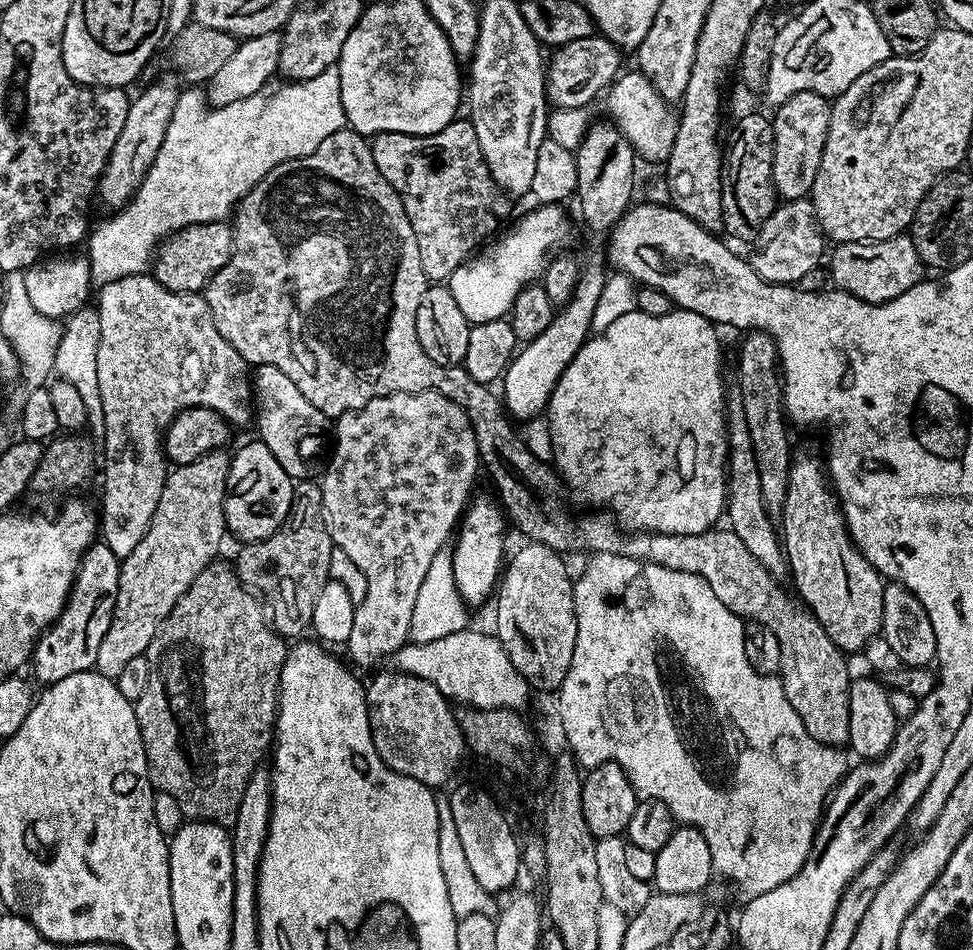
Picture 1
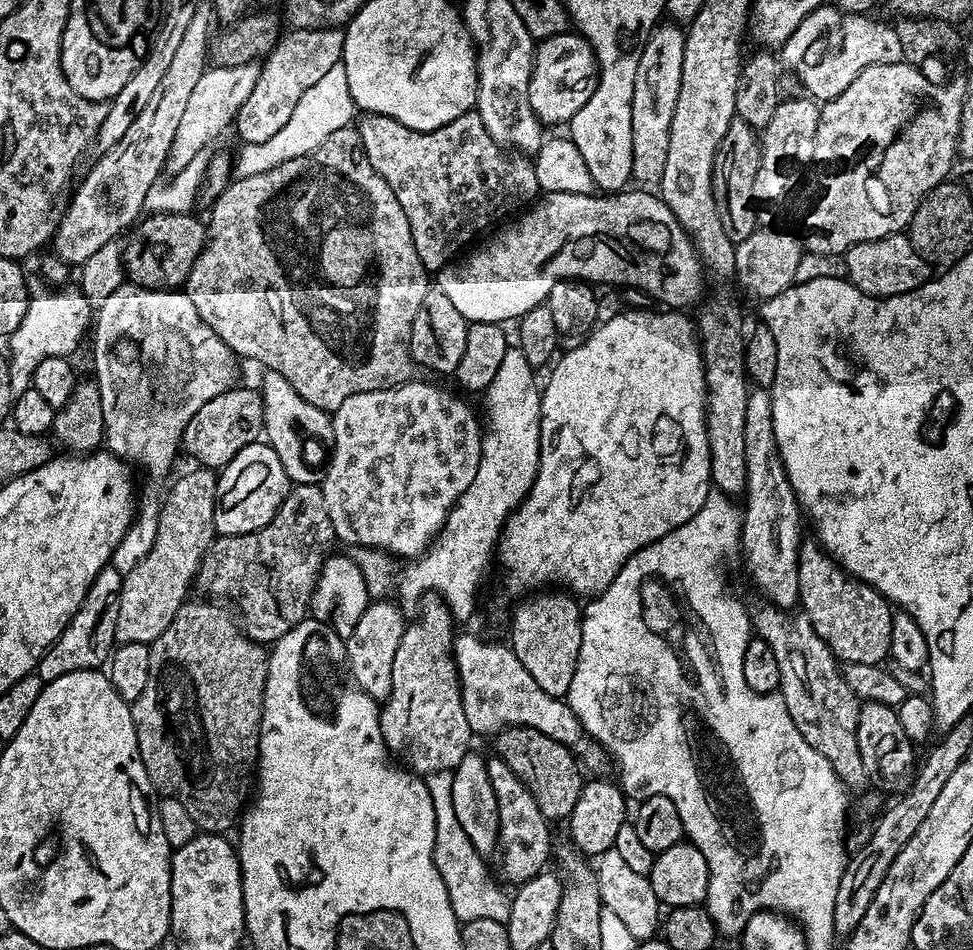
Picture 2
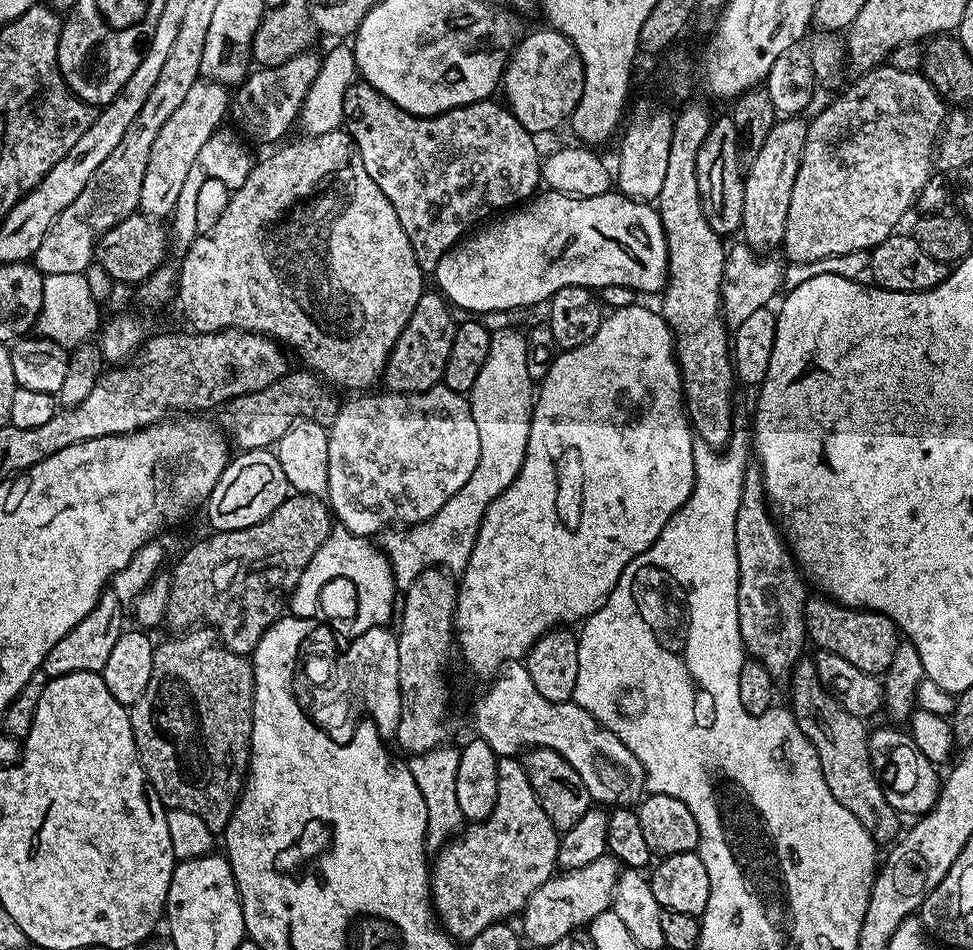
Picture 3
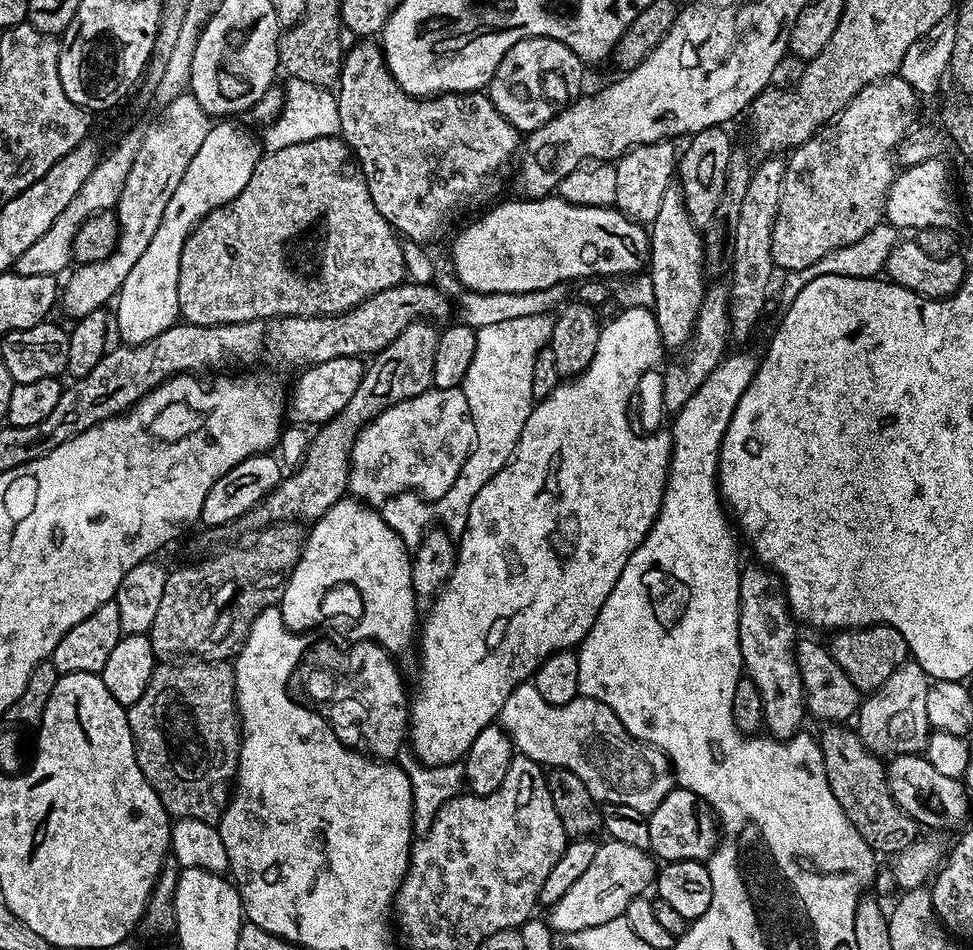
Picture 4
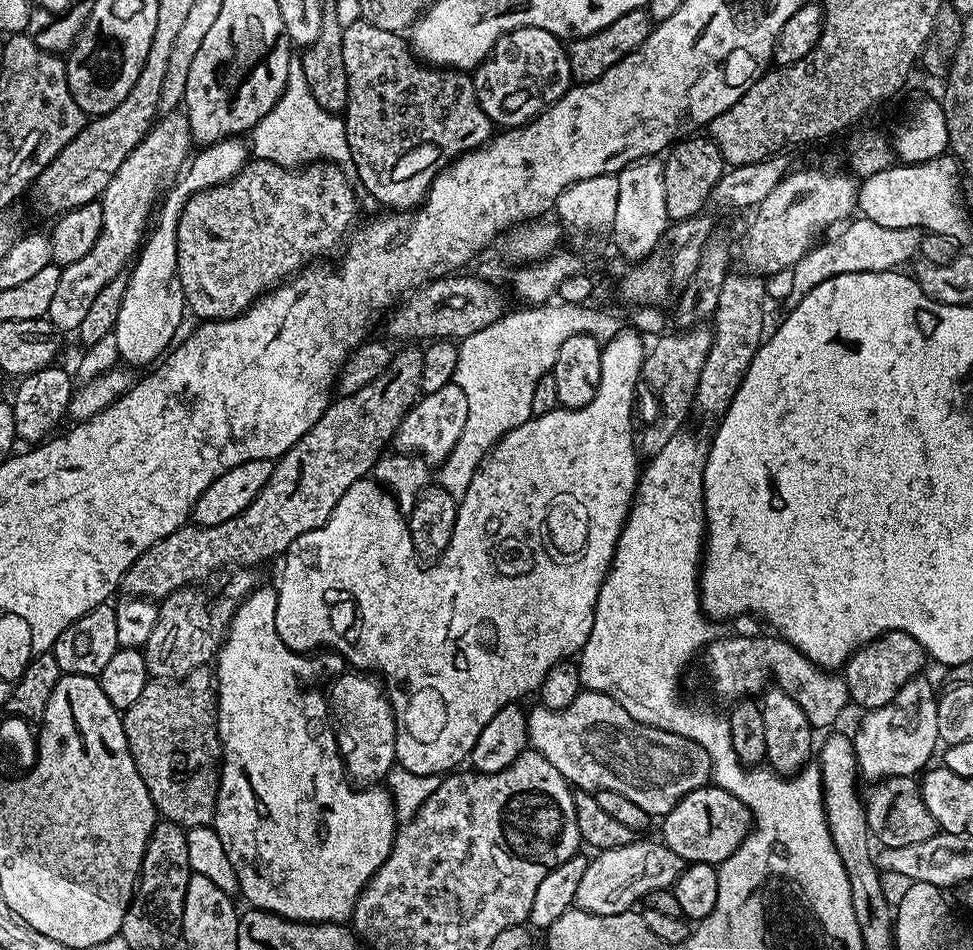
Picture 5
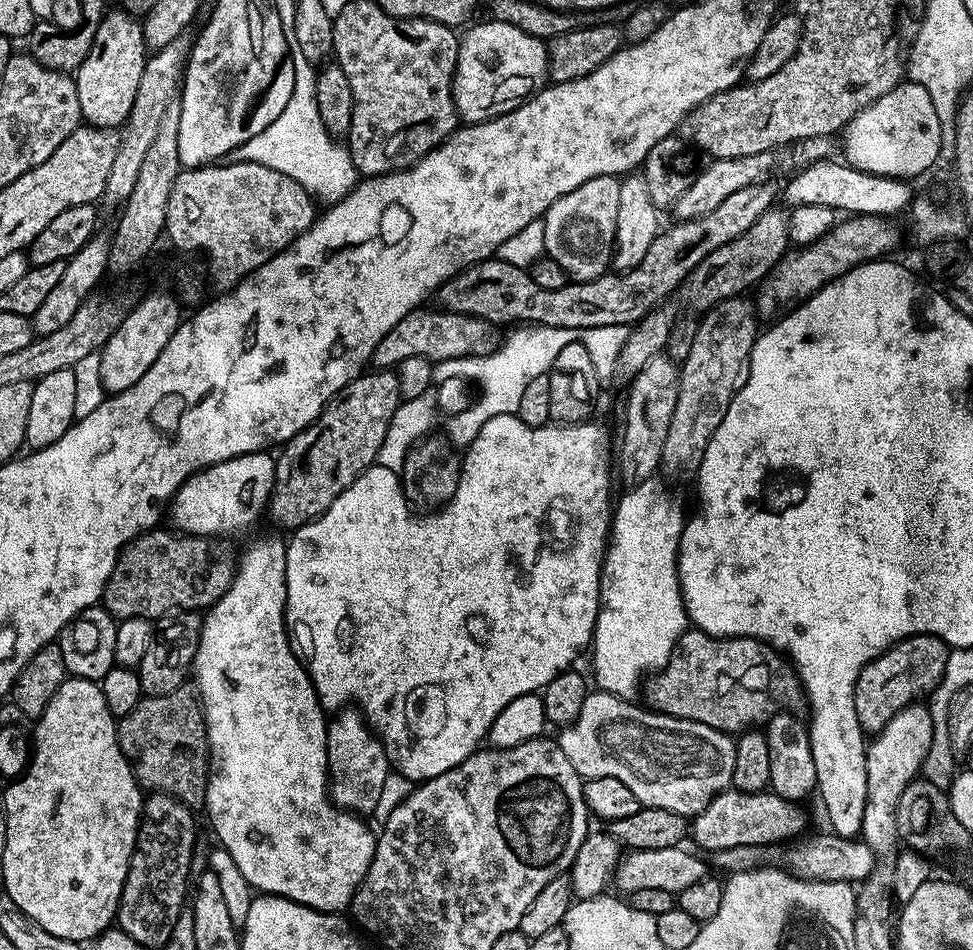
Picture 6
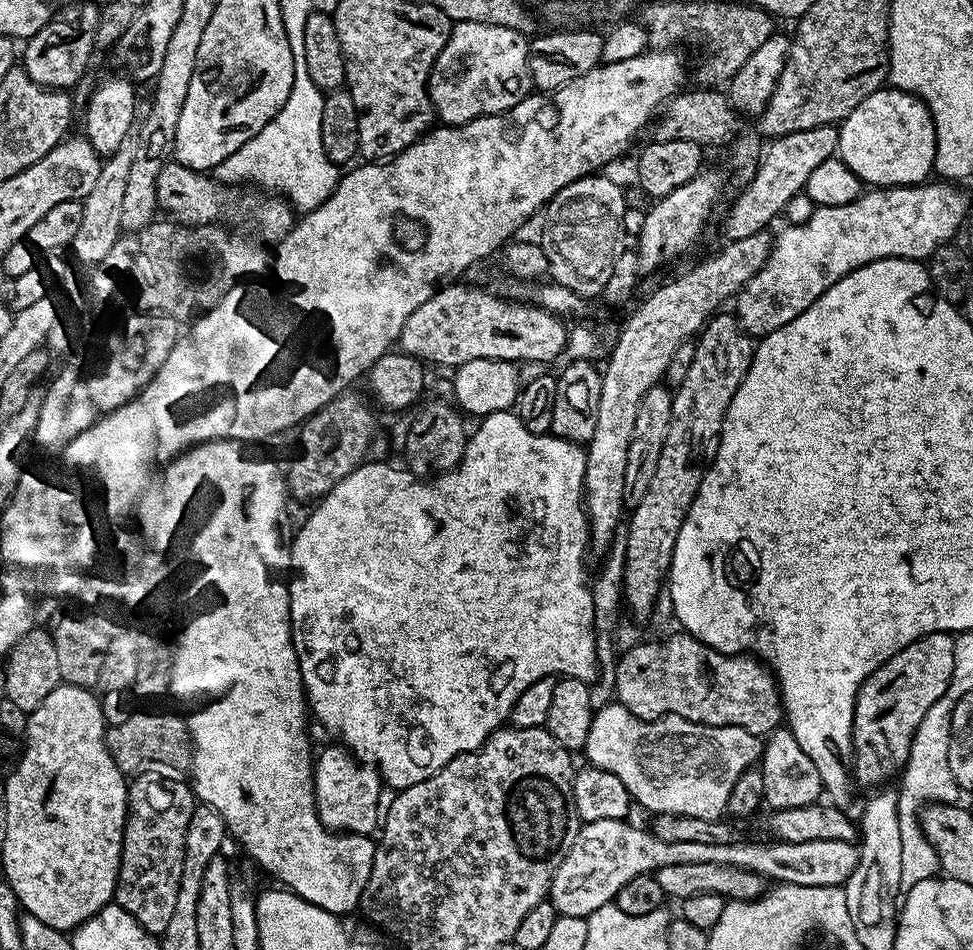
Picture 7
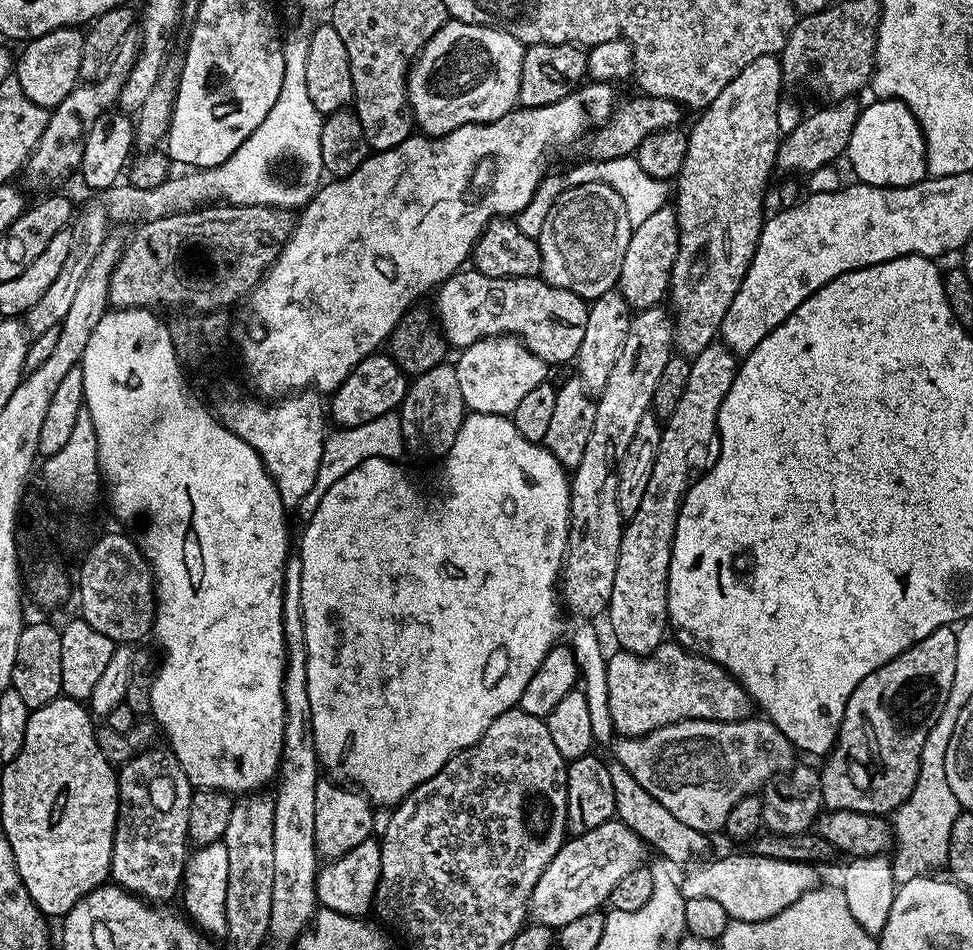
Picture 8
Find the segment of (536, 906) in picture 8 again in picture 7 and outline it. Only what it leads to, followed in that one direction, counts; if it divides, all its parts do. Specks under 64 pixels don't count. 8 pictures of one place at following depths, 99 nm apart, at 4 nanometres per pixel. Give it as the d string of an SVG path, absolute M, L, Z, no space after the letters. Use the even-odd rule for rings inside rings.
M627 819L622 820L603 820L602 822L590 822L589 824L581 823L580 833L574 838L574 846L570 846L570 850L566 854L566 858L562 858L562 866L558 866L558 870L552 879L552 885L548 887L547 899L551 900L556 908L557 913L562 916L582 916L587 918L594 910L609 907L615 901L618 890L622 890L622 886L626 886L626 882L630 882L639 876L646 876L656 873L662 866L678 866L686 862L714 862L715 864L725 864L726 866L734 866L735 868L745 868L754 874L764 877L765 881L775 882L776 884L793 884L794 886L834 886L839 888L850 878L850 874L854 874L854 866L858 866L858 858L860 857L859 847L855 843L842 842L786 842L785 840L776 840L772 844L759 844L756 840L748 840L741 838L738 842L730 844L707 844L706 842L662 842L660 838L652 835L647 827L635 828L634 825L628 824Z

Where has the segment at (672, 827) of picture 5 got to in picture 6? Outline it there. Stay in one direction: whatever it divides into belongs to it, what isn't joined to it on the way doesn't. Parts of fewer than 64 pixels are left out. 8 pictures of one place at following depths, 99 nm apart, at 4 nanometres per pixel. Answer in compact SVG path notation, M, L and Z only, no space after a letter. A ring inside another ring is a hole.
M725 790L723 792L718 793L717 796L713 796L711 800L708 801L707 804L704 805L704 809L695 816L691 817L690 820L690 840L693 840L694 843L697 844L695 847L697 849L705 848L708 854L717 852L718 850L728 850L730 846L754 846L755 848L760 848L761 846L765 846L764 844L776 844L779 840L788 840L791 841L793 838L791 836L796 836L800 831L804 828L804 812L802 809L798 808L795 803L792 803L788 800L783 800L781 796L776 795L775 792L771 790L765 790L763 792L738 792L735 790Z

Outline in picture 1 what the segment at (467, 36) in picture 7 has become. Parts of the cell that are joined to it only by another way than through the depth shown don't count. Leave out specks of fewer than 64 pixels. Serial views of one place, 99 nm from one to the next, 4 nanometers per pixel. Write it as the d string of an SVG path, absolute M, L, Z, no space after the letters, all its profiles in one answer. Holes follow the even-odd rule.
M599 34L590 38L578 38L578 42L566 42L551 55L546 64L544 88L553 109L589 107L591 100L601 91L600 96L622 72L621 49Z

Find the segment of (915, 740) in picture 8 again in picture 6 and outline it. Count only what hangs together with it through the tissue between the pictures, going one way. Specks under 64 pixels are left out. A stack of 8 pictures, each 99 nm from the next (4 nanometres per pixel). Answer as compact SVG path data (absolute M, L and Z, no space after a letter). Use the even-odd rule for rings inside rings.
M913 634L870 661L856 679L856 688L852 691L854 710L865 733L880 732L898 710L932 693L940 685L949 651L948 645L936 636Z

